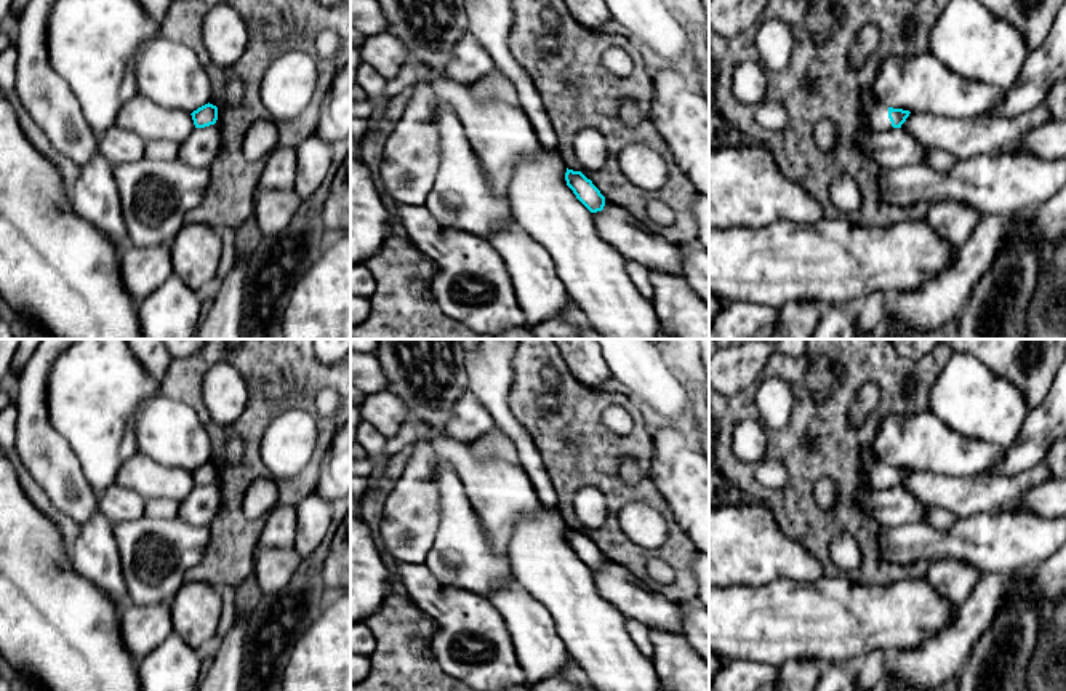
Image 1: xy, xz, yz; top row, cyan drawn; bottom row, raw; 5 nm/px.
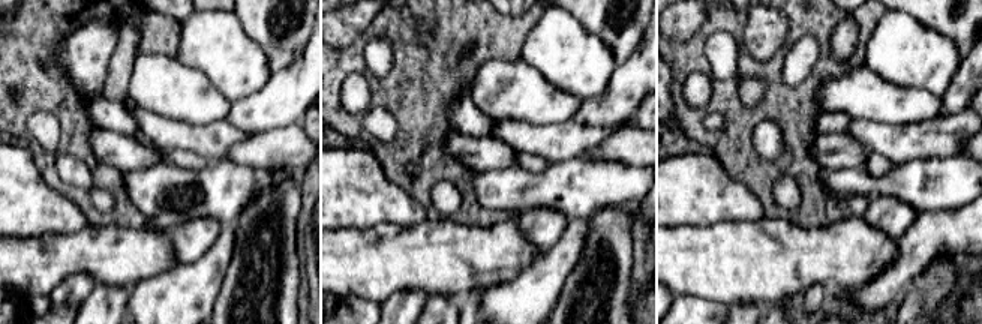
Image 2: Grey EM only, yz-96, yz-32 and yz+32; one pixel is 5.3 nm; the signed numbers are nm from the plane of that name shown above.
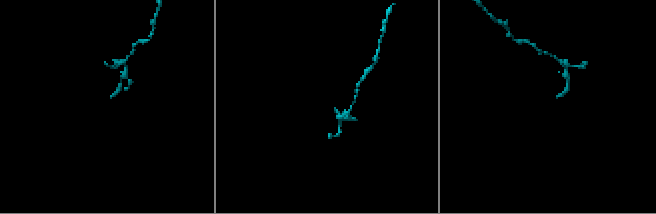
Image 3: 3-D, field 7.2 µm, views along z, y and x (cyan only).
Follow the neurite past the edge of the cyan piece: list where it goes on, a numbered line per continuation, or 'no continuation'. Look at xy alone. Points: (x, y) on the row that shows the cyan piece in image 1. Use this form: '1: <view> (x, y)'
no continuation

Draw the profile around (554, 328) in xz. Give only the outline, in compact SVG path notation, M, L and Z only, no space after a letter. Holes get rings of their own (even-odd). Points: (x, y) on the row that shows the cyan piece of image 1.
M559 317L535 326L525 326L535 339L579 339L579 328Z

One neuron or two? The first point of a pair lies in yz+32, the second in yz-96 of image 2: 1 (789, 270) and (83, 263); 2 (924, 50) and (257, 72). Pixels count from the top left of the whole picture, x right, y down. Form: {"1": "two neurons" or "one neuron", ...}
{"1": "one neuron", "2": "one neuron"}

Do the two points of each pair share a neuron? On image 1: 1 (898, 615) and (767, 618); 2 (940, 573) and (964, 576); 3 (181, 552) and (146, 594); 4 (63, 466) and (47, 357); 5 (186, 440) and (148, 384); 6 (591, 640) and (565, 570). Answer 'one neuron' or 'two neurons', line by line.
1: one neuron
2: one neuron
3: one neuron
4: one neuron
5: two neurons
6: one neuron

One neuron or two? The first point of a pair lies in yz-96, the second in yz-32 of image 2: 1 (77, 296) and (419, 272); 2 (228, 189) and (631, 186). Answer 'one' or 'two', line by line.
1: two
2: one

